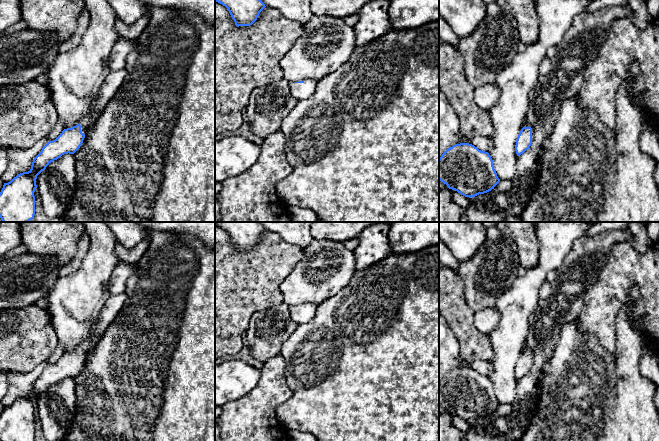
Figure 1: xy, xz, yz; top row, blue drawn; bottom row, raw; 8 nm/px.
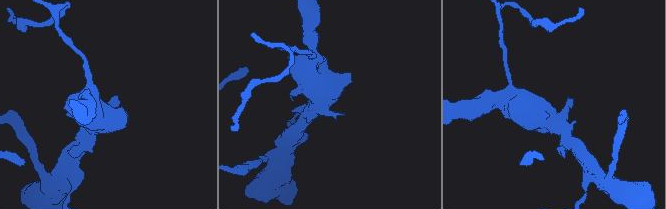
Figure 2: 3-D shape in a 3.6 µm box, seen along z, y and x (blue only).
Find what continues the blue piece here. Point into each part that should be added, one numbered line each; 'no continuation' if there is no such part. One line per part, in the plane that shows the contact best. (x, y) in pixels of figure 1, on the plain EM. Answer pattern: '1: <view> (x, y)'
1: xy (84, 348)

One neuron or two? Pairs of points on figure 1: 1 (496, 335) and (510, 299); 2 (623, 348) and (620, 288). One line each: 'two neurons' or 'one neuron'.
1: one neuron
2: two neurons

